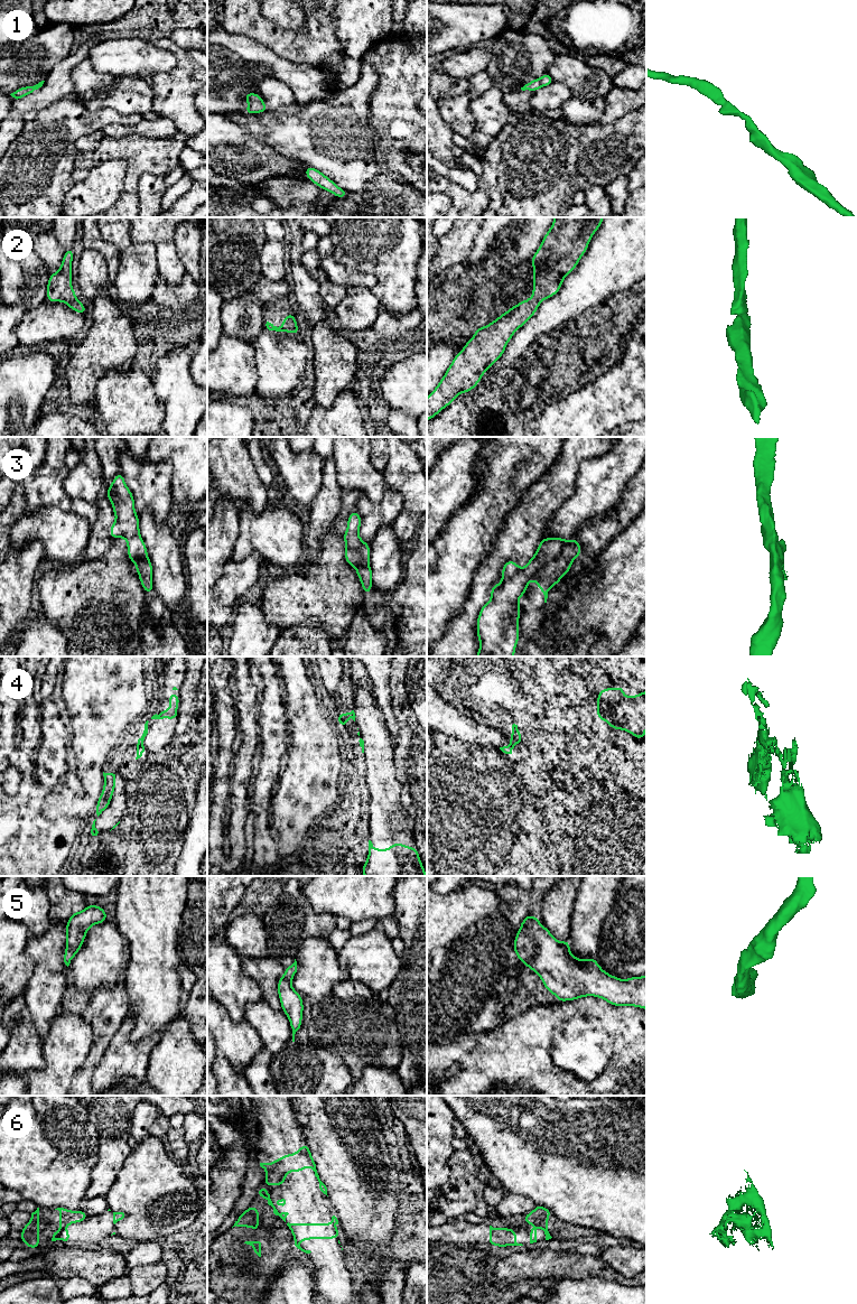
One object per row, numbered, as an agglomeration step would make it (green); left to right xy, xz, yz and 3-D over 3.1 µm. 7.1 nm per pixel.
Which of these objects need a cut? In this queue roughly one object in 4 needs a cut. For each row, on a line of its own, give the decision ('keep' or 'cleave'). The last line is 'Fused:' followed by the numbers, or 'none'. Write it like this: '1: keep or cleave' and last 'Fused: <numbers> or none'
1: keep
2: keep
3: cleave
4: cleave
5: keep
6: cleave
Fused: 3, 4, 6

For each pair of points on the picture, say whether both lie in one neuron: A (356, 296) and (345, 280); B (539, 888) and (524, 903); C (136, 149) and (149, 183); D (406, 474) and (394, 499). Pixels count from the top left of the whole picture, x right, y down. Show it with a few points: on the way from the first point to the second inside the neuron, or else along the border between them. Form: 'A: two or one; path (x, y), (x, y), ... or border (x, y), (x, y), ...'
A: two; border (370, 288), (350, 287), (347, 289)
B: one; path (536, 892), (528, 900)
C: two; border (164, 176), (143, 173), (138, 183), (139, 198)
D: two; border (387, 487), (402, 496), (402, 509), (396, 517)

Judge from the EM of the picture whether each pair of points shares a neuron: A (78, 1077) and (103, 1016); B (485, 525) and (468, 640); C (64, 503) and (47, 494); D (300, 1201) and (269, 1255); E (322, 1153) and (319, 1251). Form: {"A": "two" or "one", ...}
{"A": "one", "B": "two", "C": "one", "D": "two", "E": "two"}

